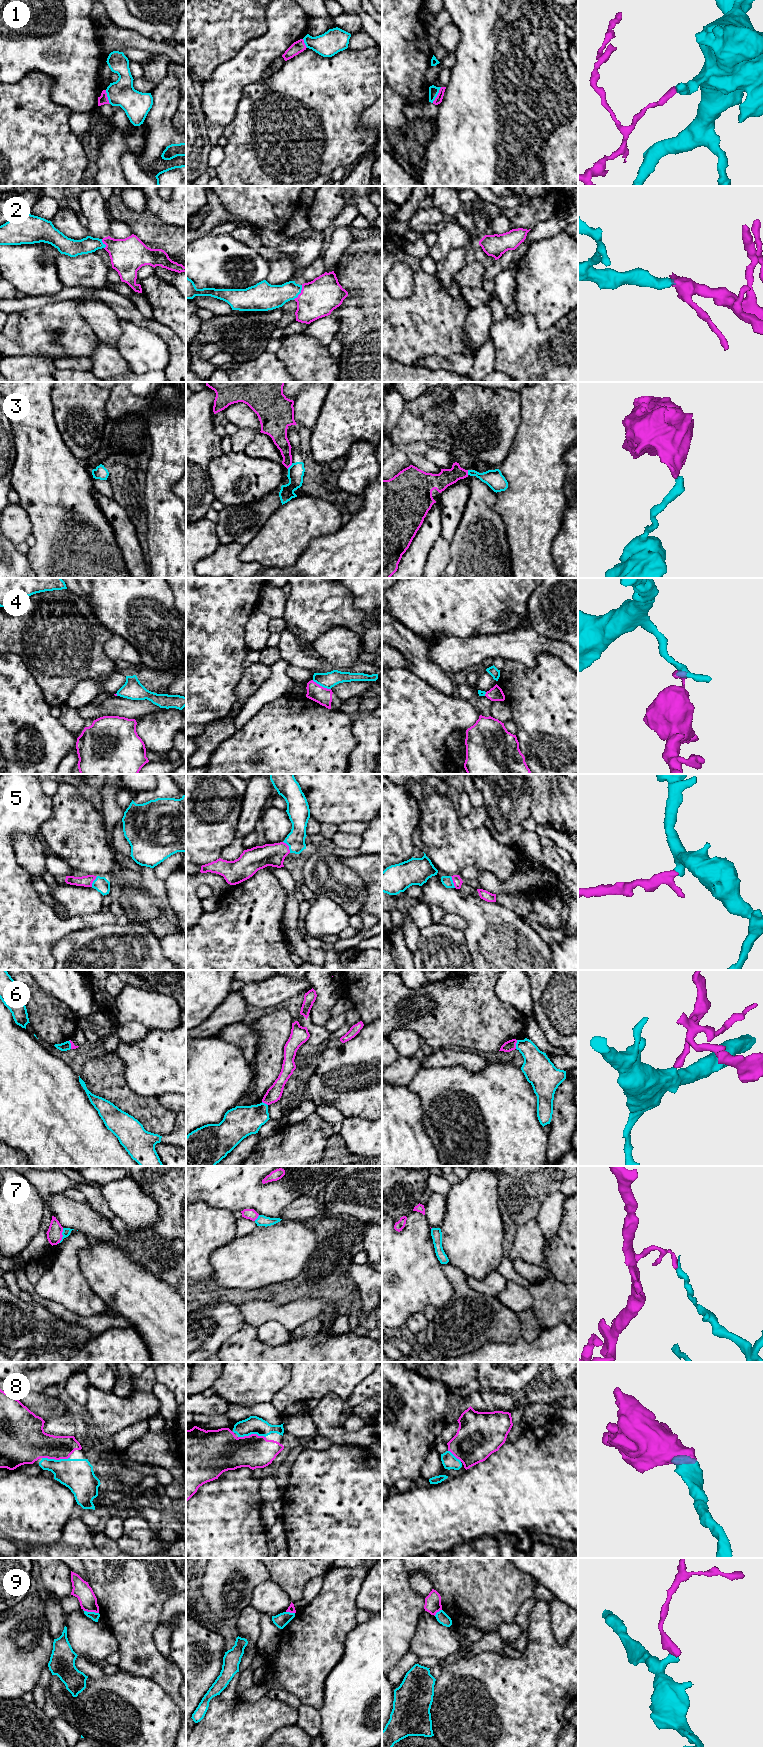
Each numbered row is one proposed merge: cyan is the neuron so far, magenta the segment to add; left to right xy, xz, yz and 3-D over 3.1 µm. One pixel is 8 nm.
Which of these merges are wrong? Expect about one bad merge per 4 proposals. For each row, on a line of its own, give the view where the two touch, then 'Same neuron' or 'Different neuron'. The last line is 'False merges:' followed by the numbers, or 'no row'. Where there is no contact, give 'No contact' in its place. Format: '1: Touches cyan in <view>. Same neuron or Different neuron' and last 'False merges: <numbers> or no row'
1: Touches cyan in yz. Different neuron
2: Touches cyan in xz. Same neuron
3: Touches cyan in xz. Different neuron
4: Touches cyan in xz. Different neuron
5: Touches cyan in xz. Same neuron
6: Touches cyan in yz. Different neuron
7: Touches cyan in xy. Different neuron
8: Touches cyan in xz. Same neuron
9: Touches cyan in xy. Different neuron
False merges: 1, 3, 4, 6, 7, 9

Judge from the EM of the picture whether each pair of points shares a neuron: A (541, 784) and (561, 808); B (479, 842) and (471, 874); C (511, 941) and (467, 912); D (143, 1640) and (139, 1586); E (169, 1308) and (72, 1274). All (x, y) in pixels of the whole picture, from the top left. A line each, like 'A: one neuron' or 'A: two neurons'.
A: one neuron
B: two neurons
C: one neuron
D: one neuron
E: two neurons

